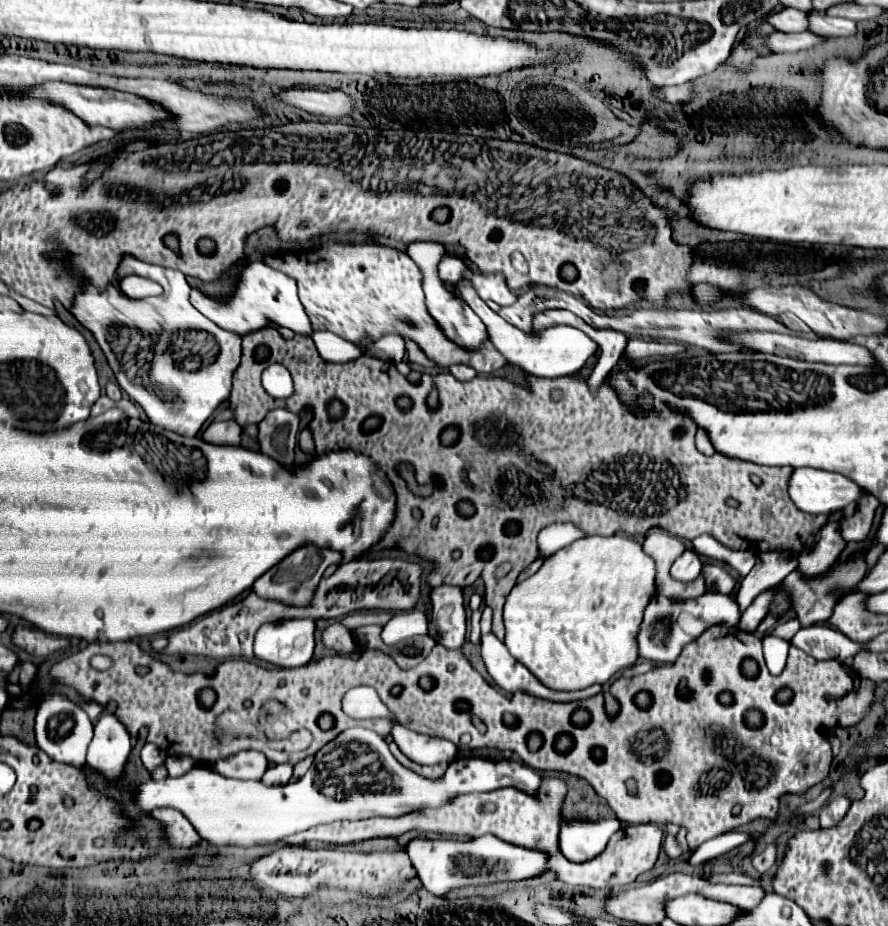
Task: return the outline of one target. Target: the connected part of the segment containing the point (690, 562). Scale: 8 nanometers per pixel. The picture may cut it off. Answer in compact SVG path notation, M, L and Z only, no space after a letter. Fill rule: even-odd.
M686 550L670 568L670 576L678 582L694 582L703 567L698 554Z

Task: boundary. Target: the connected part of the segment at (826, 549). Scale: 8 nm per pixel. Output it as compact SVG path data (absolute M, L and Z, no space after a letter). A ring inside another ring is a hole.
M828 522L816 536L816 542L798 556L798 568L806 578L822 574L834 558L842 554L842 534L838 534L838 522Z

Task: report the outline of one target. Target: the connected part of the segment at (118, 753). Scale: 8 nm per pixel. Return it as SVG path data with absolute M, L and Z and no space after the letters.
M102 714L94 726L86 764L102 772L108 780L116 780L124 770L130 750L132 738L124 724L114 714Z

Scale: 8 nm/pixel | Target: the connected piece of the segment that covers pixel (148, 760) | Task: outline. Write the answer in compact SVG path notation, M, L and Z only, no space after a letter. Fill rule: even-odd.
M144 744L140 758L142 758L144 766L146 766L150 772L152 772L158 764L164 762L164 754L160 754L160 750L158 750L156 744Z

